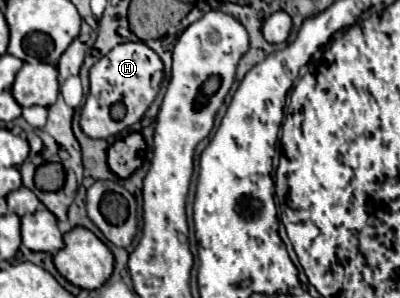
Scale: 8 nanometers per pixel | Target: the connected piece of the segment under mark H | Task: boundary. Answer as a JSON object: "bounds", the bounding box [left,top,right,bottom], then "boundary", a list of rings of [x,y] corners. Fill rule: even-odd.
{"bounds":[80,42,164,138],"boundary":[[[124,42],[112,48],[90,68],[90,92],[86,96],[80,116],[82,130],[90,138],[110,138],[142,120],[144,112],[156,98],[156,90],[150,86],[150,76],[162,68],[164,64],[160,56],[144,42]],[[116,102],[122,102],[126,106],[126,114],[122,116],[122,120],[114,120],[110,116],[110,110]]]}

